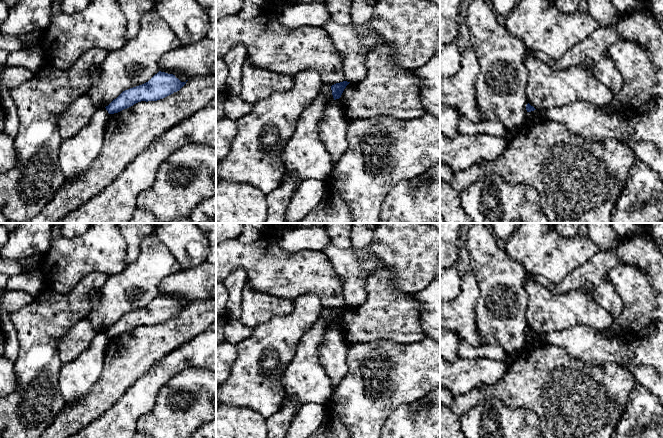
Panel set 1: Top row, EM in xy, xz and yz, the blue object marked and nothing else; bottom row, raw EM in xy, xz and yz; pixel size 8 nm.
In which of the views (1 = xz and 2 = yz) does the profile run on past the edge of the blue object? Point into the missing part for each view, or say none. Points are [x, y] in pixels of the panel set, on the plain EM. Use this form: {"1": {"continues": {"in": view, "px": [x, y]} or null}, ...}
{"1": {"continues": null}, "2": {"continues": null}}

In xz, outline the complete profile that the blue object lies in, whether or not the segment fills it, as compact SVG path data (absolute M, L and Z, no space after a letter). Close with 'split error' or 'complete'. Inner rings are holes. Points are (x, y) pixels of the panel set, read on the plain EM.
M343 305L343 306L336 307L331 310L332 319L333 319L334 324L339 323L341 321L344 313L349 307L350 306Z; complete

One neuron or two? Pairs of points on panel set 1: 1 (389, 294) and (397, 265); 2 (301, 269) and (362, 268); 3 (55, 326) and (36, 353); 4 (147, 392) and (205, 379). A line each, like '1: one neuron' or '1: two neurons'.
1: two neurons
2: two neurons
3: one neuron
4: two neurons

